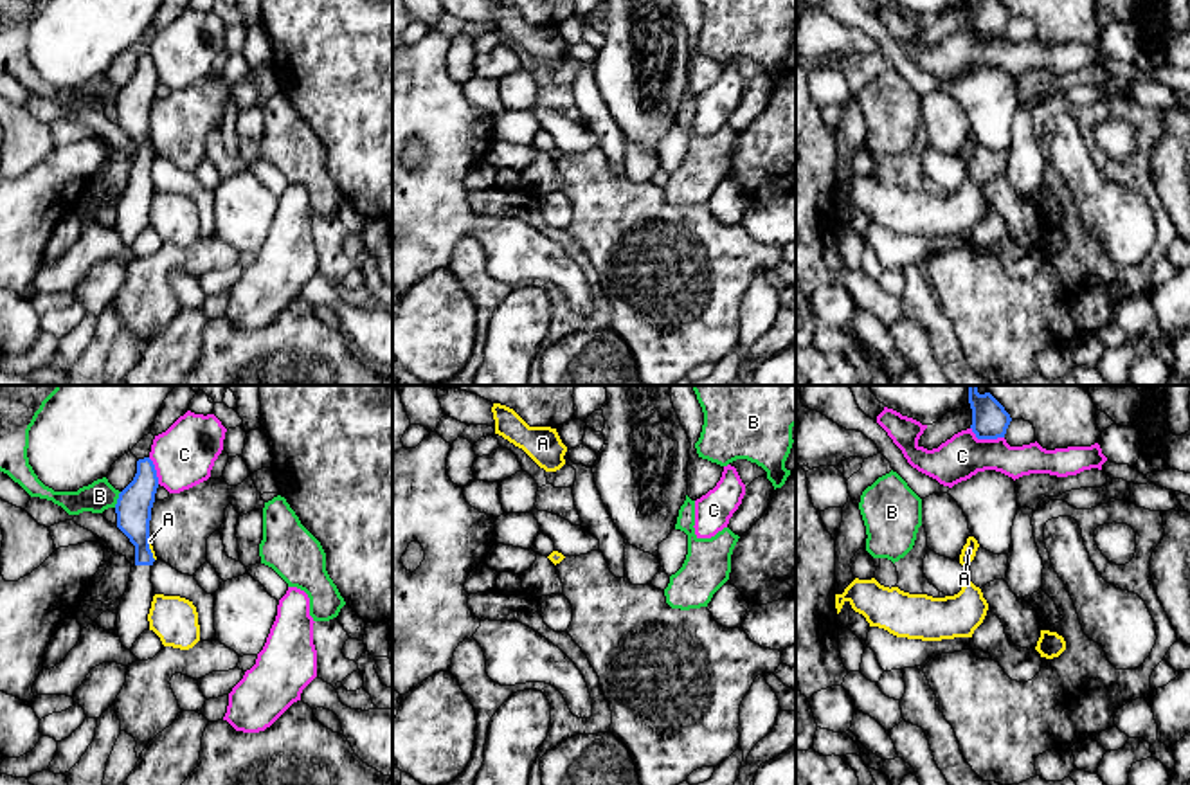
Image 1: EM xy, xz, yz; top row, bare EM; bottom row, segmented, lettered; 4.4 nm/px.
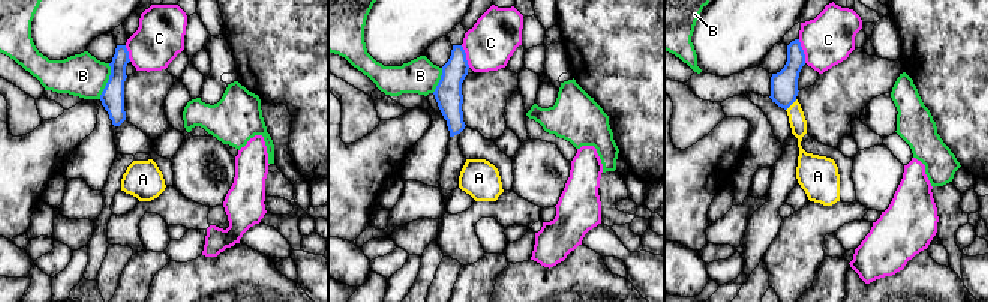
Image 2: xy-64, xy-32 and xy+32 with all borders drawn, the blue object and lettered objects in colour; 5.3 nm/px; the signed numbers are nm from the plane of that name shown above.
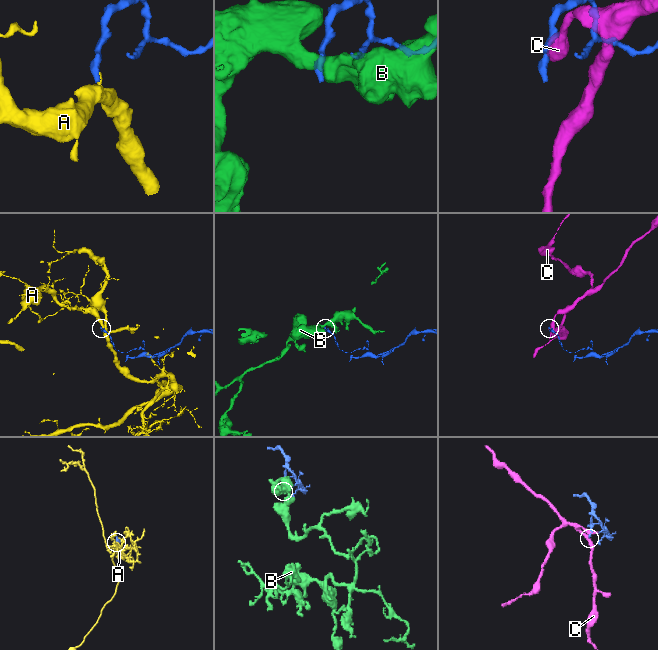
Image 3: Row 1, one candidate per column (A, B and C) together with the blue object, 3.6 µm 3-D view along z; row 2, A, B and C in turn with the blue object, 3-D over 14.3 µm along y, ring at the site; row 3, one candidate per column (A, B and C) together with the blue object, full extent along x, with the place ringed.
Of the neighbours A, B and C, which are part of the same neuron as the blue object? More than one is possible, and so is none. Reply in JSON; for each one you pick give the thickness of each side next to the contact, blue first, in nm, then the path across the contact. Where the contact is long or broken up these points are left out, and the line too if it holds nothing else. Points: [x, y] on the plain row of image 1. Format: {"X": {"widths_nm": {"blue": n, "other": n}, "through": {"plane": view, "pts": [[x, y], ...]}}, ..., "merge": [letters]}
{"merge": []}

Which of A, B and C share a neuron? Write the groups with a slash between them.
A / B / C

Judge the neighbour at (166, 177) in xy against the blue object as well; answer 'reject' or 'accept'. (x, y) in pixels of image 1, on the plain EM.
reject

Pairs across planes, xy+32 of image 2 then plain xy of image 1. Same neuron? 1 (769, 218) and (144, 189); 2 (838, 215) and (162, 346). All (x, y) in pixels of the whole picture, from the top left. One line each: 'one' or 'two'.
1: one
2: two

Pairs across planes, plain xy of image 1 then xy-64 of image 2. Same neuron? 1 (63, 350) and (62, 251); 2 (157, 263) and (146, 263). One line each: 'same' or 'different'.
1: different
2: different

